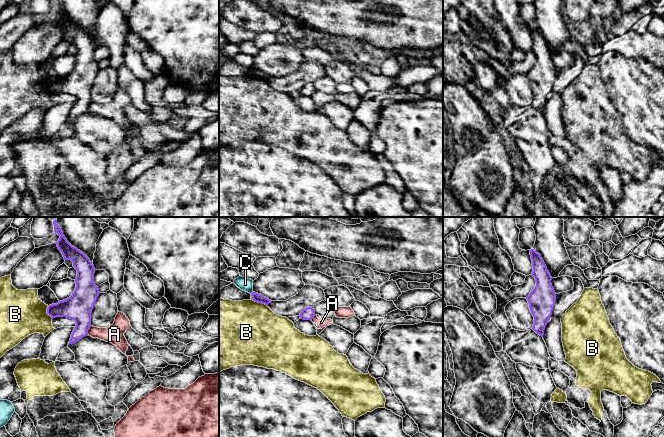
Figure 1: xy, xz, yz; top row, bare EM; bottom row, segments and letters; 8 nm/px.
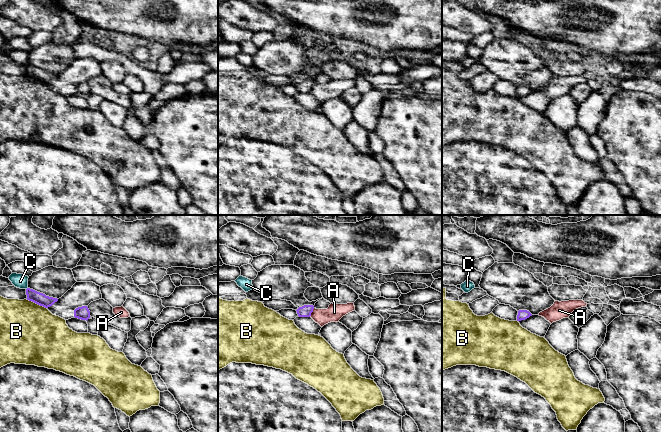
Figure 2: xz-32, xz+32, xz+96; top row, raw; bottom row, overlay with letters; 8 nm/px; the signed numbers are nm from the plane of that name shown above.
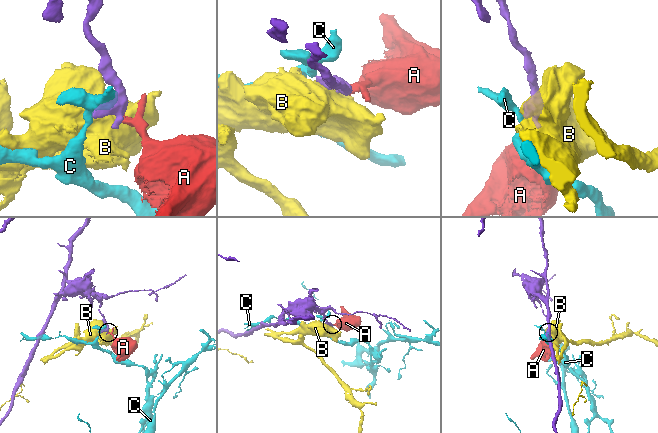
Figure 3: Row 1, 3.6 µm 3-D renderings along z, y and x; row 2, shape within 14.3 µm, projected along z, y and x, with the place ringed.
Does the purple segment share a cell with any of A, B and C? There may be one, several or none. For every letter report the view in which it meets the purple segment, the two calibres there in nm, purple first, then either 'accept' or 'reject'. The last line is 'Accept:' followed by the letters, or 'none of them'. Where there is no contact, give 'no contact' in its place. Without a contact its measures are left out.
A: meets purple in xy; 220 nm thick on the purple side, 150 nm on the other; reject
B: meets purple in xz; 70 nm thick on the purple side, 480 nm on the other; reject
C: no contact; reject
Accept: none of them

